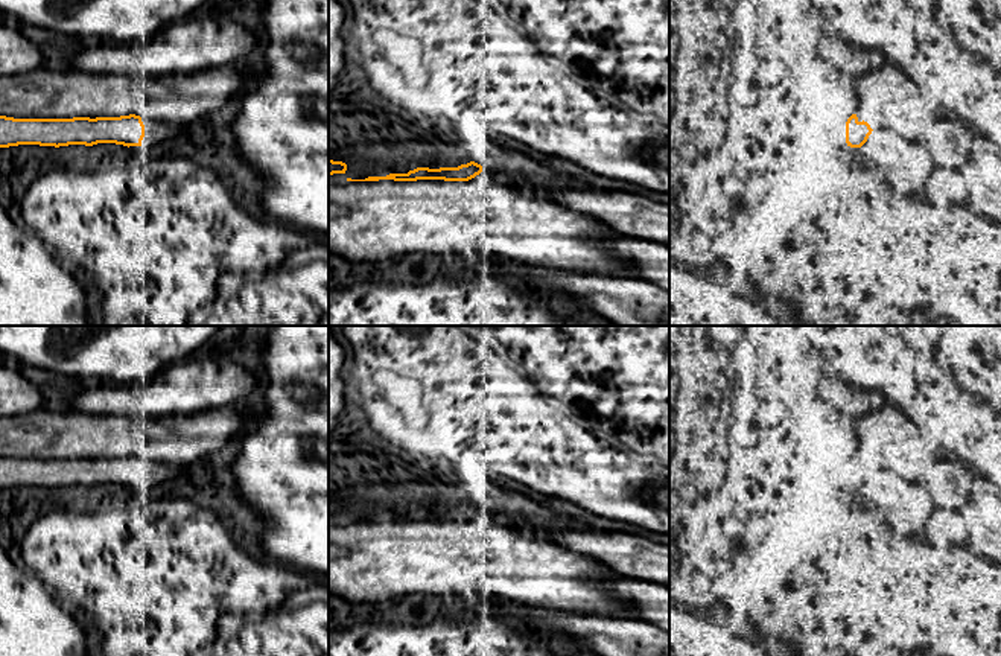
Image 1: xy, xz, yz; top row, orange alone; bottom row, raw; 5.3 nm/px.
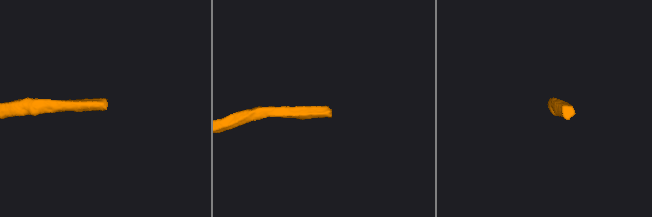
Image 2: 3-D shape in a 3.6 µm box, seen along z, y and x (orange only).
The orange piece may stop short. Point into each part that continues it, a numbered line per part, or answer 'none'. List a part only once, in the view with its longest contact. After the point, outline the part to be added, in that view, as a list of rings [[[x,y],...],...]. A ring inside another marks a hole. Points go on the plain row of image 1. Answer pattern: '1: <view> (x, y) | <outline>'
1: xy (155, 474) | [[[141,458],[141,463],[145,466],[141,489],[145,490],[163,484],[173,476],[180,476],[186,470],[186,466],[157,463],[146,458]]]

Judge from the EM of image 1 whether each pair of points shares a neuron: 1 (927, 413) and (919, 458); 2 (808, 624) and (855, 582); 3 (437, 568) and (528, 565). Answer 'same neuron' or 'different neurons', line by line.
1: different neurons
2: same neuron
3: same neuron

